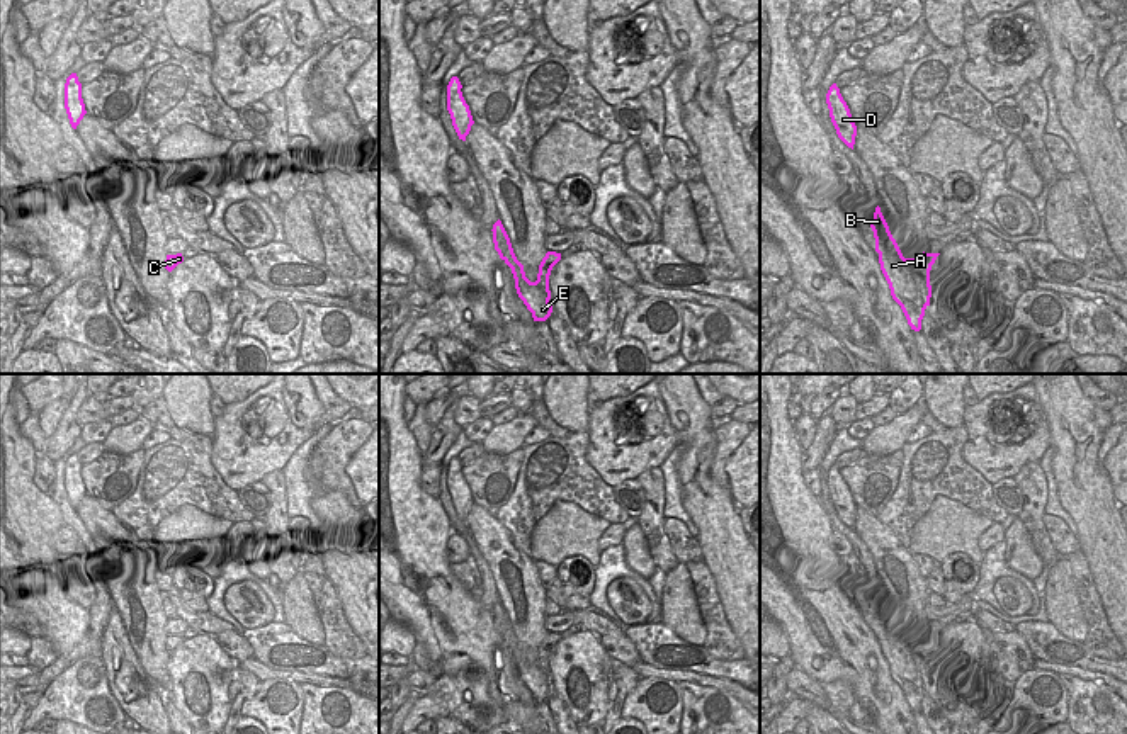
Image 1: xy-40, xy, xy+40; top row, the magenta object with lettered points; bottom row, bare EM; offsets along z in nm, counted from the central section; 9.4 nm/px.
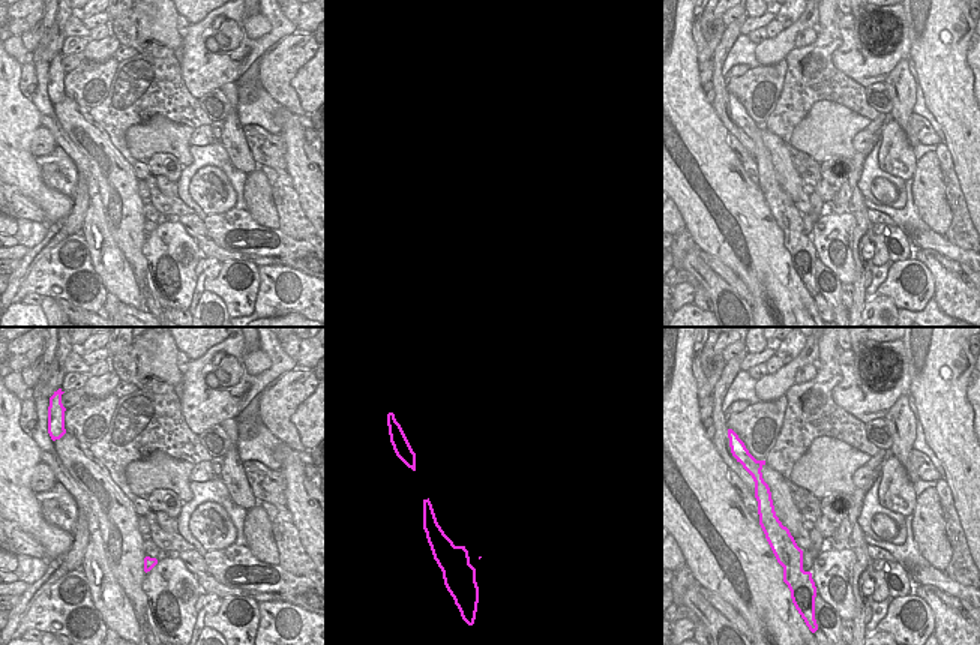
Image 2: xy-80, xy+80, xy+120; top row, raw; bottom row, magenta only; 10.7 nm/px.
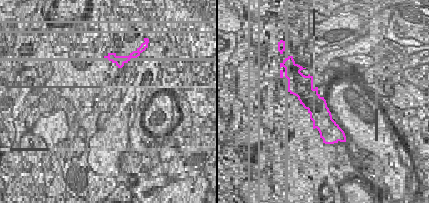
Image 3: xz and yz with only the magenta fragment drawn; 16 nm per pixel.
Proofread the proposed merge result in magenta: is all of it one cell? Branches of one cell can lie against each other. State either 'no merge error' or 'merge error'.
merge error

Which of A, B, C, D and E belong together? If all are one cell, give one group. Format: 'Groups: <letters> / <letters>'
Groups: A B D E / C

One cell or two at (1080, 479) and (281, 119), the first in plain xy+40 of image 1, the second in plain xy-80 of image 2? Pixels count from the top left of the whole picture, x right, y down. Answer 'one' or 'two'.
one

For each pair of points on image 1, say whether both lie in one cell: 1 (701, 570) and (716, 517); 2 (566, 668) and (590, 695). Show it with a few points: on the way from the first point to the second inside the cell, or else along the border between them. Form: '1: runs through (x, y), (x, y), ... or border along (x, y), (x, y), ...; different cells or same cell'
1: border along (702, 559), (714, 581), (718, 598); different cells
2: runs through (570, 675), (583, 688); same cell

